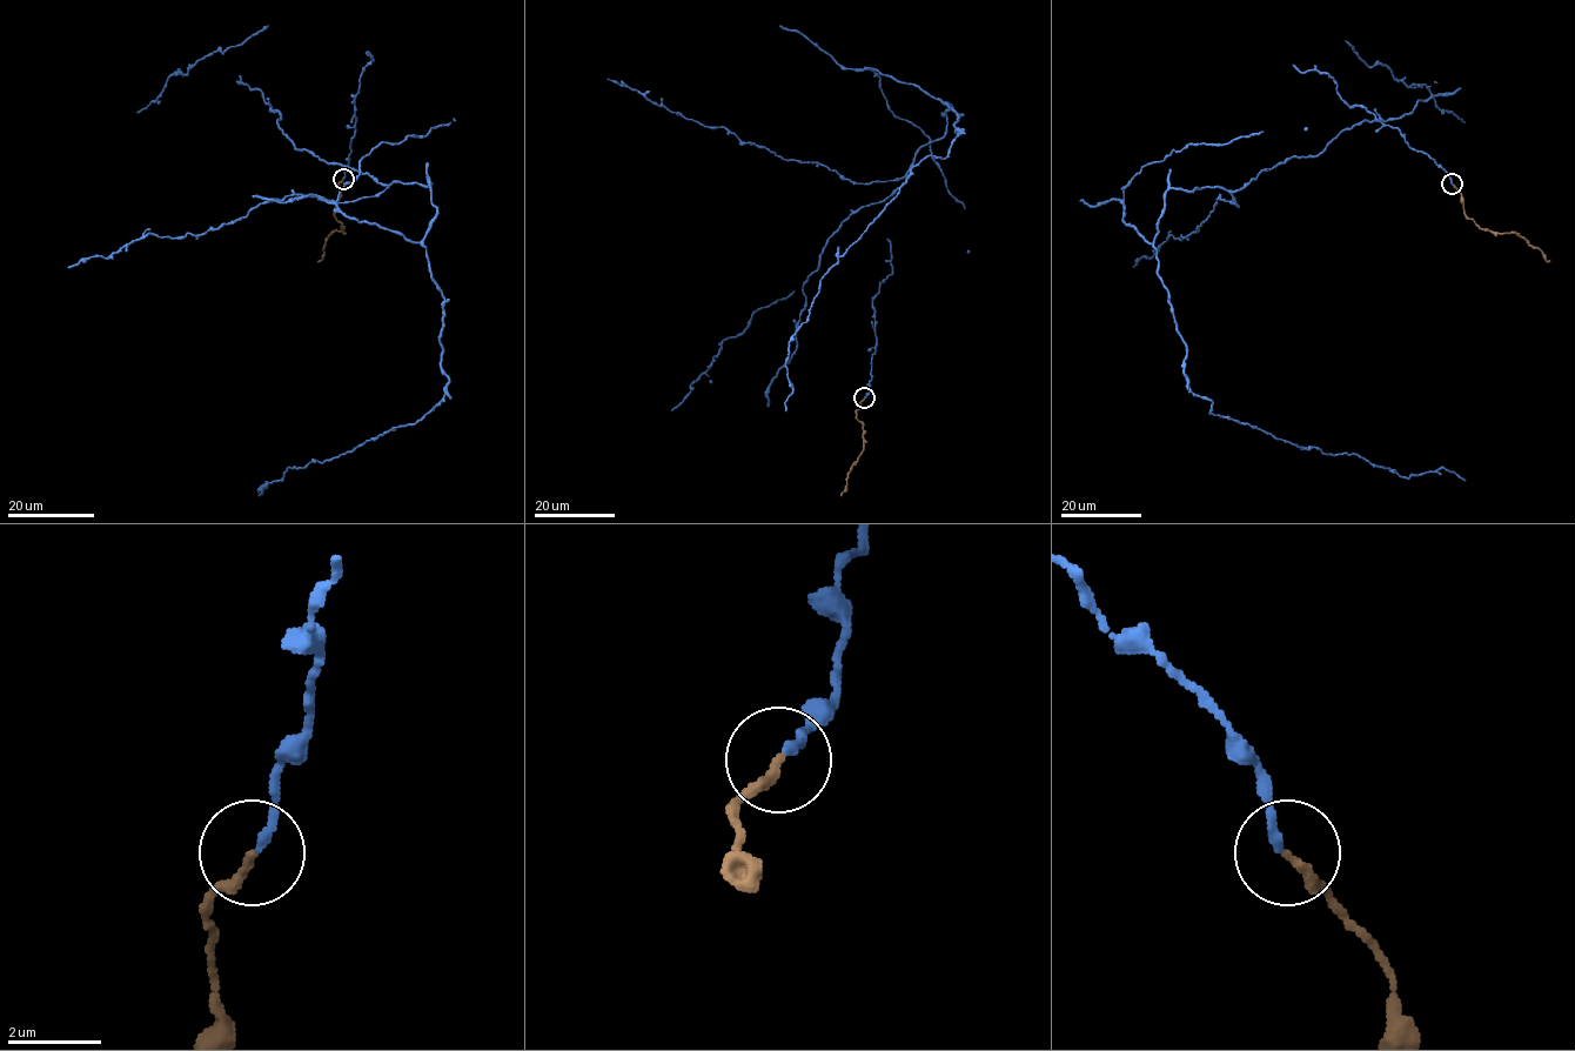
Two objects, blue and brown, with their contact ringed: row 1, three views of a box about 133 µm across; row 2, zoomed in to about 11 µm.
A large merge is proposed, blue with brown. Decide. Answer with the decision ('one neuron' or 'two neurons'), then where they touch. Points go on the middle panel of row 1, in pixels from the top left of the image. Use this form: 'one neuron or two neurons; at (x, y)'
one neuron; at (864, 397)

